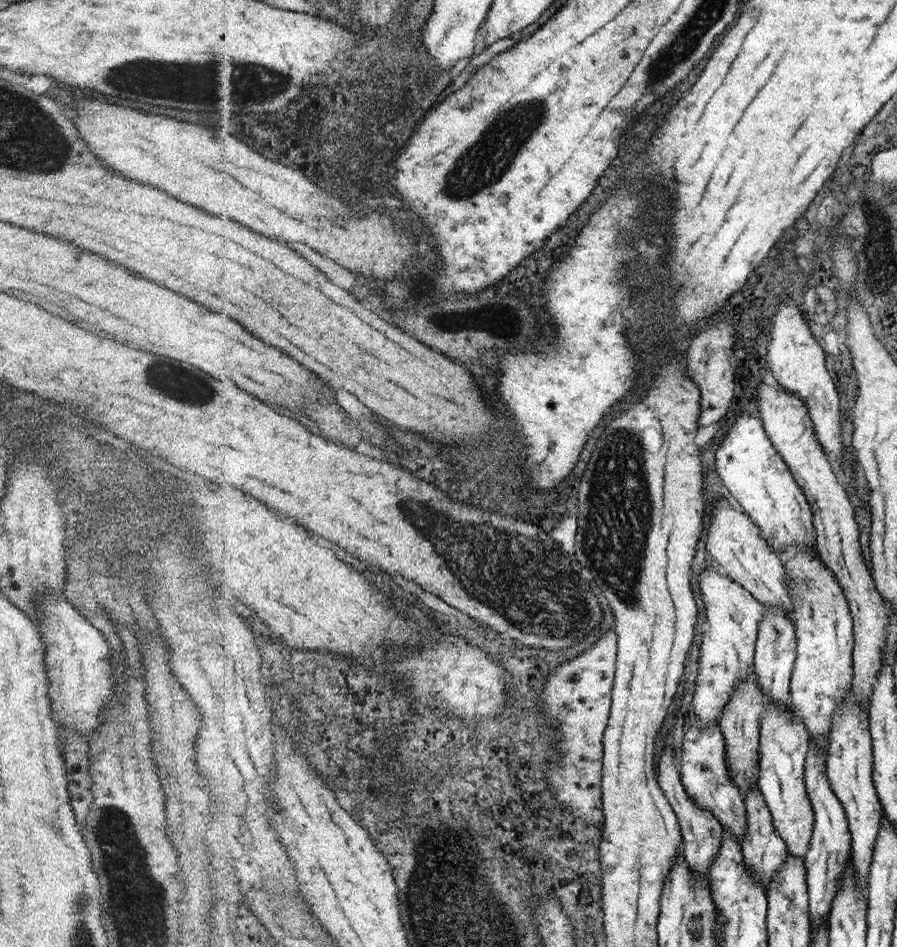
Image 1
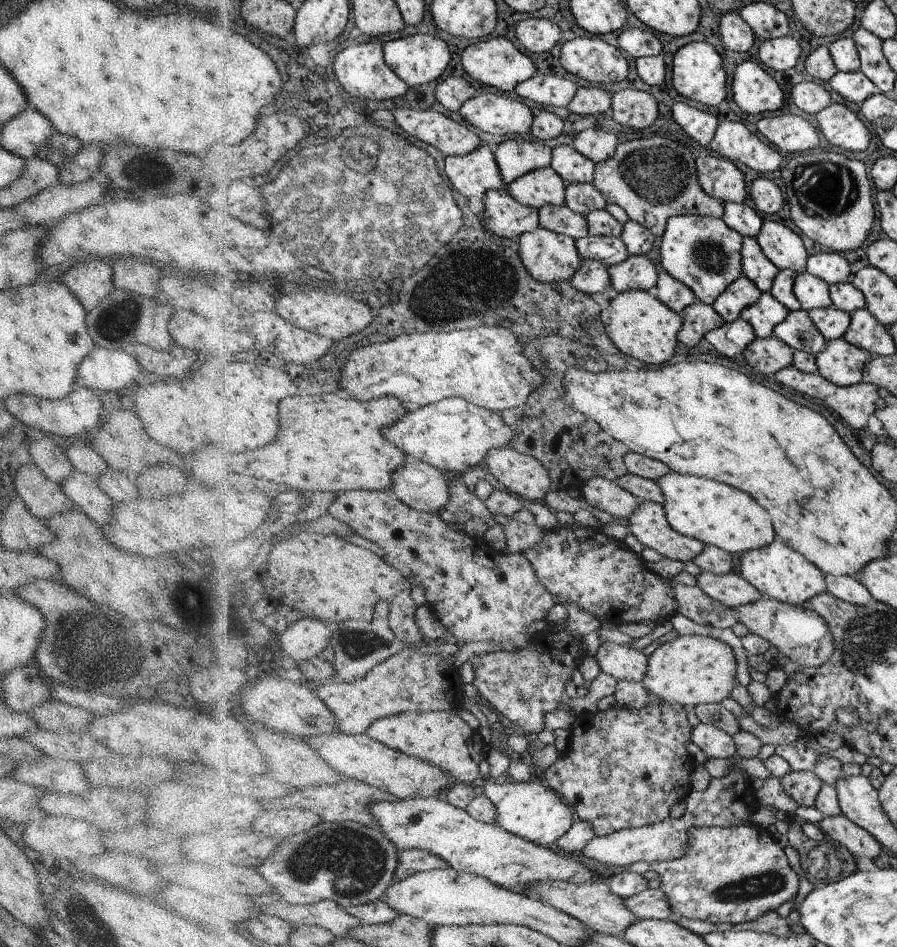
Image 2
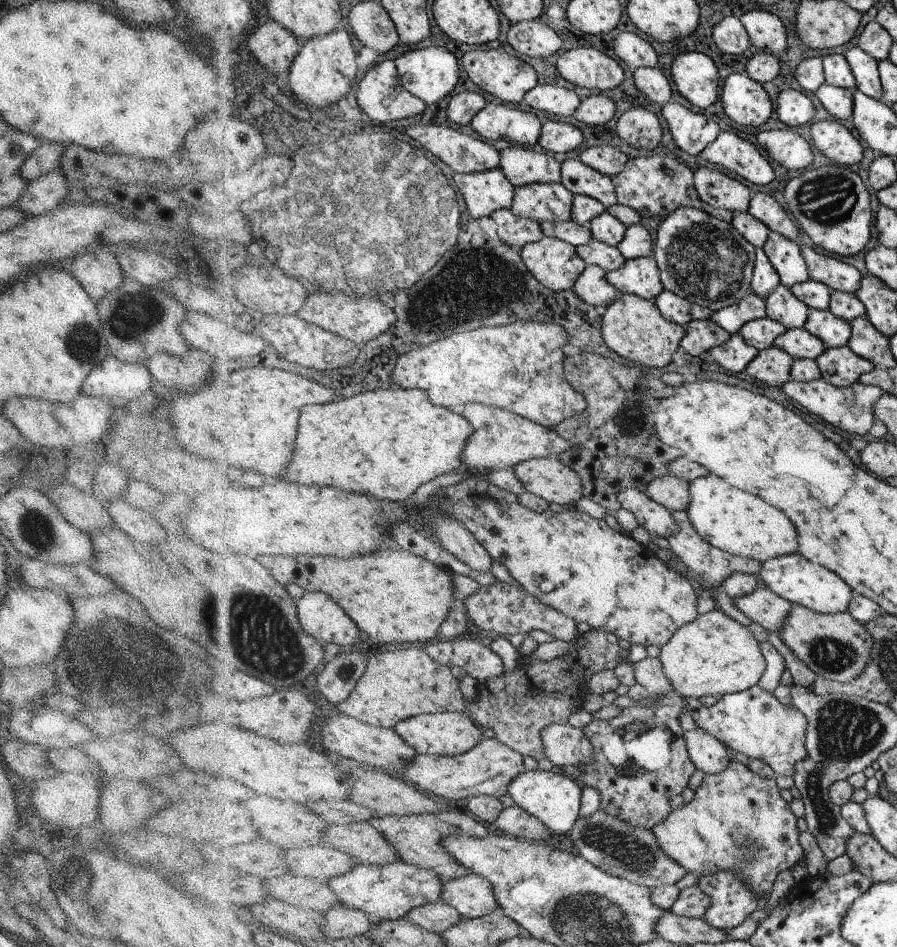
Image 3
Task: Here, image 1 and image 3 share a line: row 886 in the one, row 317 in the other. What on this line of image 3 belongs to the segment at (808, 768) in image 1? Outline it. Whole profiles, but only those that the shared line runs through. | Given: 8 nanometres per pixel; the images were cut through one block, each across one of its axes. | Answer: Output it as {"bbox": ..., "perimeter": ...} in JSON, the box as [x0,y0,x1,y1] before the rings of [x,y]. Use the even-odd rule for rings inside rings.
{"bbox":[803,309,851,350],"perimeter":[[[810,309],[810,316],[803,328],[819,338],[826,350],[847,346],[851,337],[850,323],[834,316],[828,309]]]}

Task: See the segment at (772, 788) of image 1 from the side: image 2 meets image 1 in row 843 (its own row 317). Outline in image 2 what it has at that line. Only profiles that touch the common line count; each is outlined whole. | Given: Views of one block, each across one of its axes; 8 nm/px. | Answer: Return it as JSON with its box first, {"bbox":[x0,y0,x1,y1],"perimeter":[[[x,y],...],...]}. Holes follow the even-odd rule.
{"bbox":[774,308,827,356],"perimeter":[[[802,308],[789,312],[787,319],[776,326],[774,336],[794,350],[810,352],[815,356],[820,355],[827,348],[824,336],[810,319],[808,311]]]}

